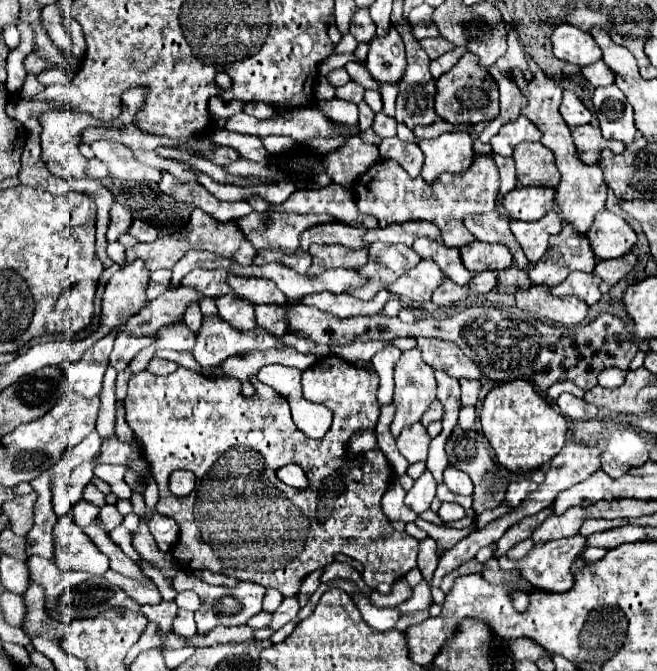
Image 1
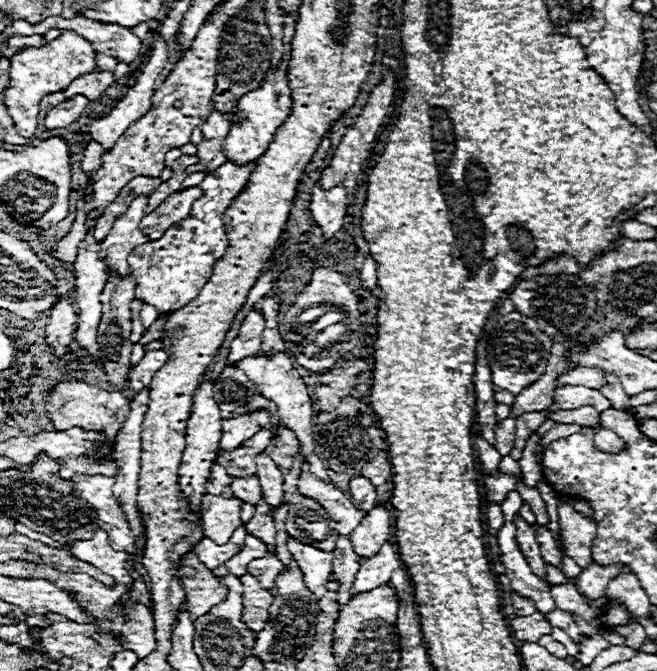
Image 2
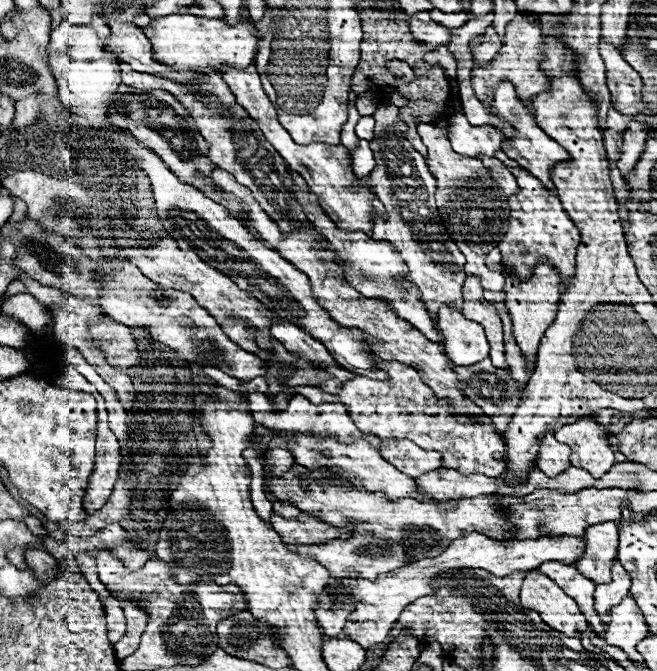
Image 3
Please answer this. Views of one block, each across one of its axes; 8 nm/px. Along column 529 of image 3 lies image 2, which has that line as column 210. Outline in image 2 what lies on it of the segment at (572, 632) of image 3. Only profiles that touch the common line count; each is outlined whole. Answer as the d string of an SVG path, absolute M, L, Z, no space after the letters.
M190 550L182 560L178 568L180 584L186 592L186 610L190 612L192 620L198 616L204 616L214 604L220 604L220 600L226 598L226 588L200 564L194 550Z

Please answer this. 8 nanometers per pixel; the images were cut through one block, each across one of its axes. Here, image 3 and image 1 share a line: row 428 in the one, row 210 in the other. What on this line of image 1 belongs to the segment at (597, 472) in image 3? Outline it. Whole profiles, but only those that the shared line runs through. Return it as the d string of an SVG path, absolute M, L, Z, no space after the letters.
M530 58L530 68L534 68L534 80L532 84L526 84L526 80L522 80L522 76L514 76L514 80L518 80L520 88L528 88L526 90L526 98L528 98L528 106L522 110L522 116L526 116L528 120L532 120L538 130L542 132L542 144L546 148L550 148L556 156L556 166L562 174L562 182L556 190L556 204L560 208L560 216L564 222L572 224L574 230L582 236L586 236L586 232L590 230L594 216L604 210L606 206L606 182L602 178L602 168L600 166L588 166L584 164L578 154L576 154L576 146L572 142L572 134L570 128L566 126L566 122L562 120L558 108L560 108L560 100L562 100L562 88L556 86L540 68L538 64Z

